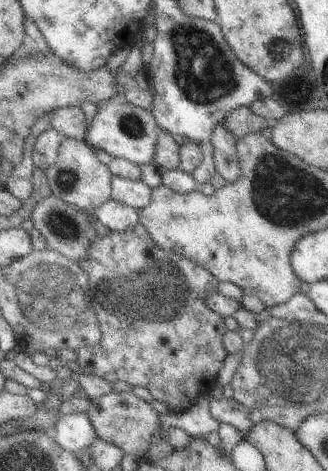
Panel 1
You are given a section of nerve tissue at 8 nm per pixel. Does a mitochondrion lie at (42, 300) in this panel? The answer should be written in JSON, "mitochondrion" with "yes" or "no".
{"mitochondrion":"yes"}

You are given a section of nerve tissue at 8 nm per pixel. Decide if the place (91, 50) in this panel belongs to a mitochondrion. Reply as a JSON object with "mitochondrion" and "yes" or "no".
{"mitochondrion":"no"}

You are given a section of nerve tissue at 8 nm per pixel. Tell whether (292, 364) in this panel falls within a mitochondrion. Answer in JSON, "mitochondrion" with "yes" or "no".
{"mitochondrion":"yes"}

